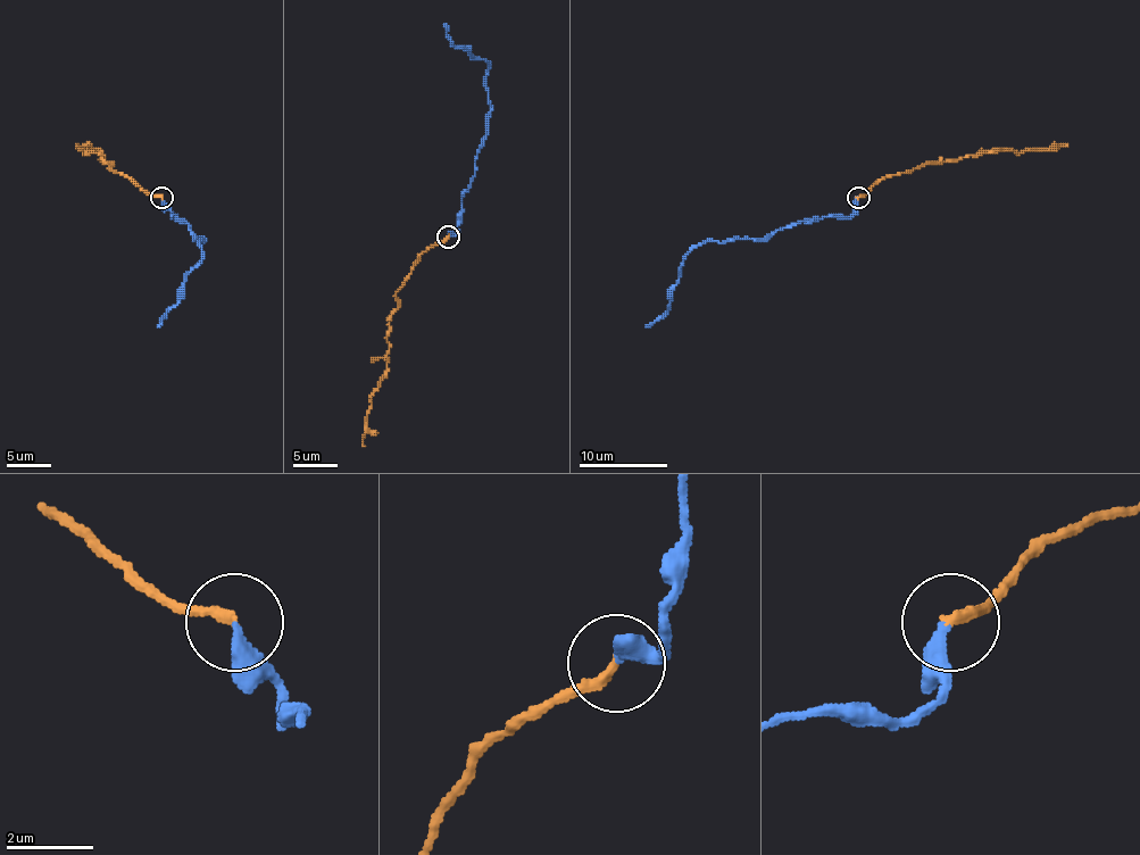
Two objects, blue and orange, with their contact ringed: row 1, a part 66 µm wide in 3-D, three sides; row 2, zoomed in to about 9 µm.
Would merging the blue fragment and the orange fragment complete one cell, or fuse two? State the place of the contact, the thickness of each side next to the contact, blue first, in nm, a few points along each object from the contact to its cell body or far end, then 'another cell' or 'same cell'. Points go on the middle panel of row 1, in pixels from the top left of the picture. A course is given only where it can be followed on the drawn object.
(448, 237) | 320/240 nm | blue via (448, 235), (455, 235), (462, 194), (475, 174), (490, 110), (488, 61), (455, 46), (444, 24) | orange via (448, 235), (419, 256), (396, 293), (398, 309), (391, 315), (387, 335), (387, 375), (371, 397), (365, 446) | another cell

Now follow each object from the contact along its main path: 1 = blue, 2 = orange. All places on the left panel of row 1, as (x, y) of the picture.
1: (161, 197), (171, 216), (189, 225), (204, 241), (199, 241), (201, 260), (189, 274), (180, 300), (158, 328)
2: (161, 197), (144, 192), (133, 181), (109, 168), (111, 164), (100, 159), (100, 152), (84, 152), (78, 143)

